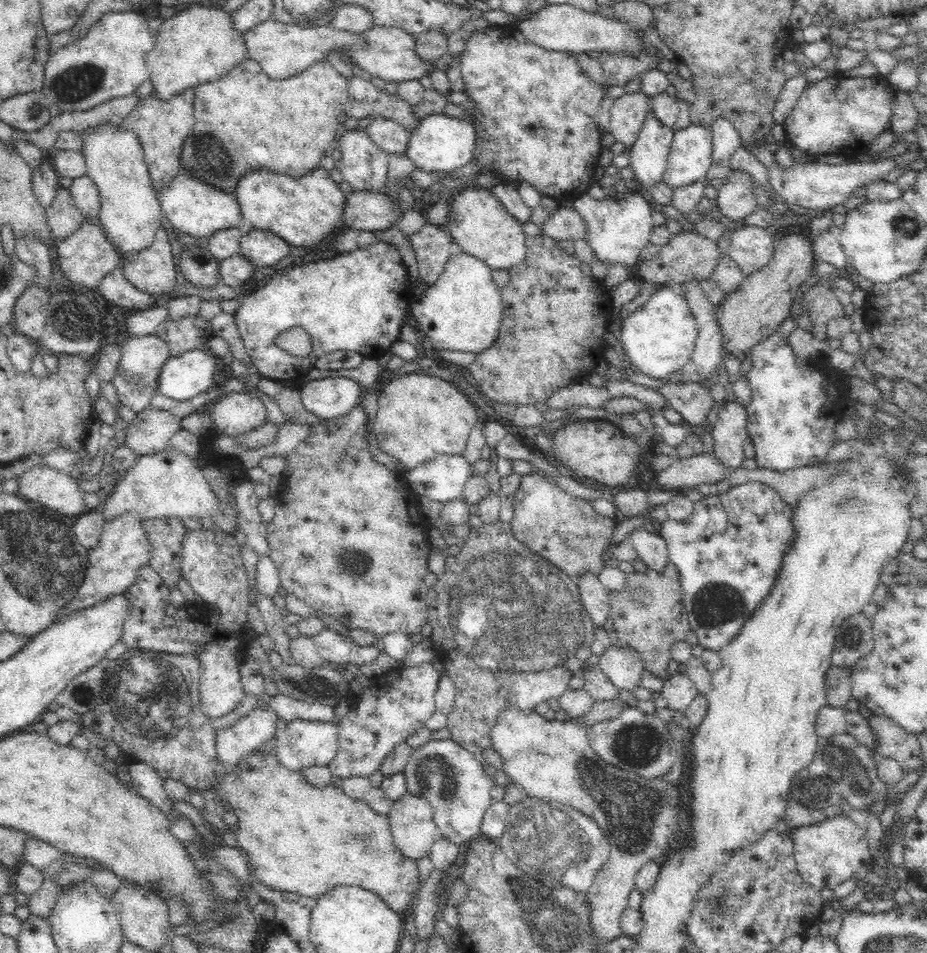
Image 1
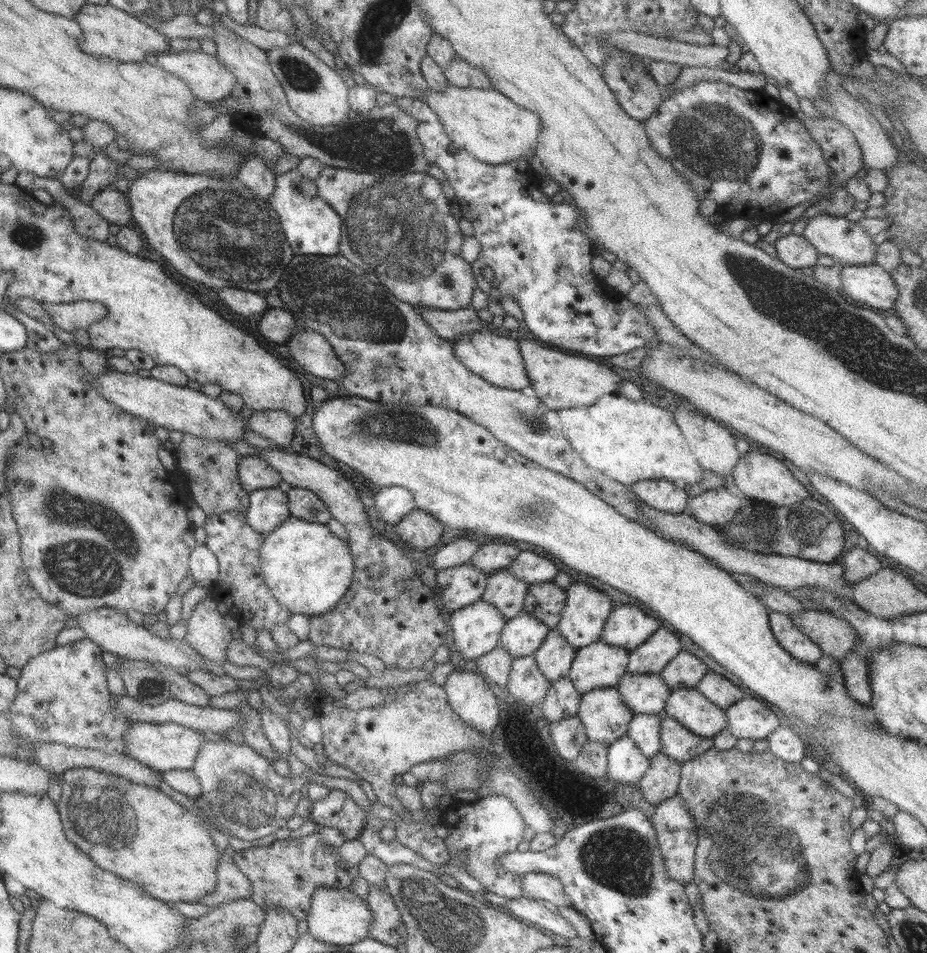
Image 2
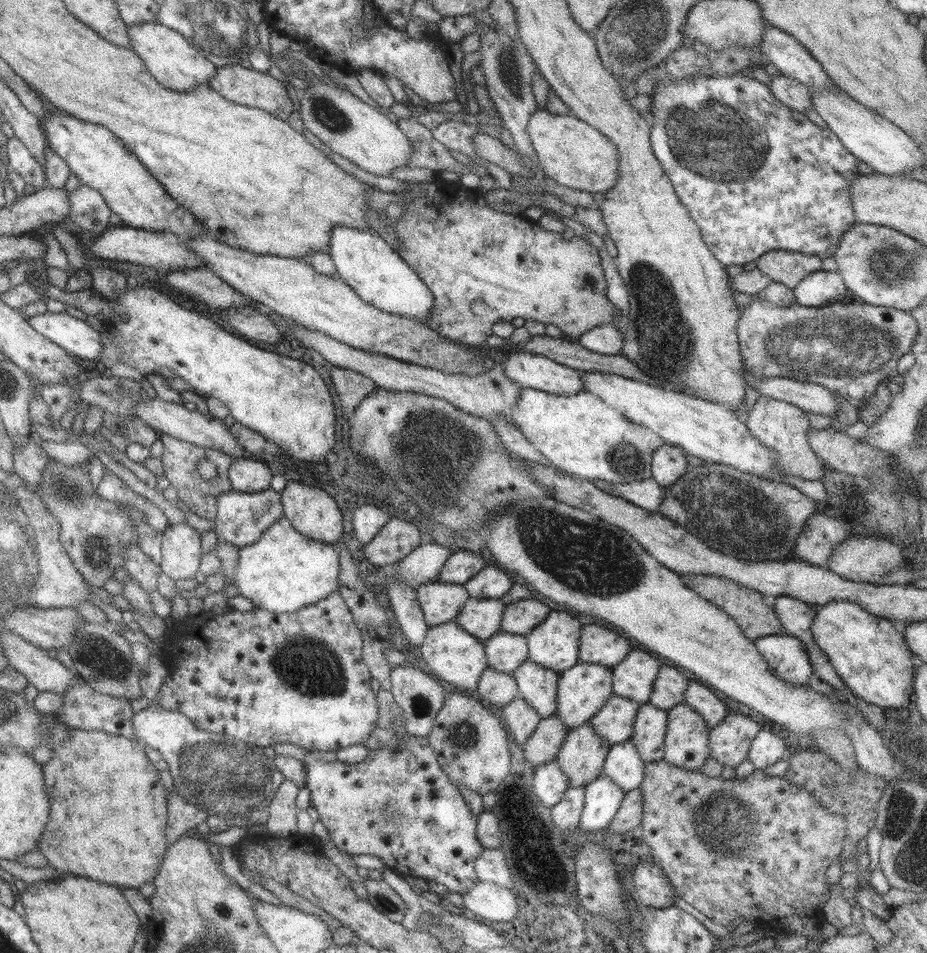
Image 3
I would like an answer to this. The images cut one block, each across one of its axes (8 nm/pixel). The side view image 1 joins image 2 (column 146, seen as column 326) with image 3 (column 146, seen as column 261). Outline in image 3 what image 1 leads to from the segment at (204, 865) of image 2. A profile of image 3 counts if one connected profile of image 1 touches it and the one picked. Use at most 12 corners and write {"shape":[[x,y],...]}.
{"shape":[[70,729],[37,850],[139,889],[168,846],[145,745]]}

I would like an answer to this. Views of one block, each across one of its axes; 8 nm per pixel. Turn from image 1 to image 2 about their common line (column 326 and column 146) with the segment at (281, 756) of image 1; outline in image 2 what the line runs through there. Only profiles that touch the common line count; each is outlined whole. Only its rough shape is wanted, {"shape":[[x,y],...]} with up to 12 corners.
{"shape":[[175,722],[131,724],[130,756],[190,773],[207,734]]}

